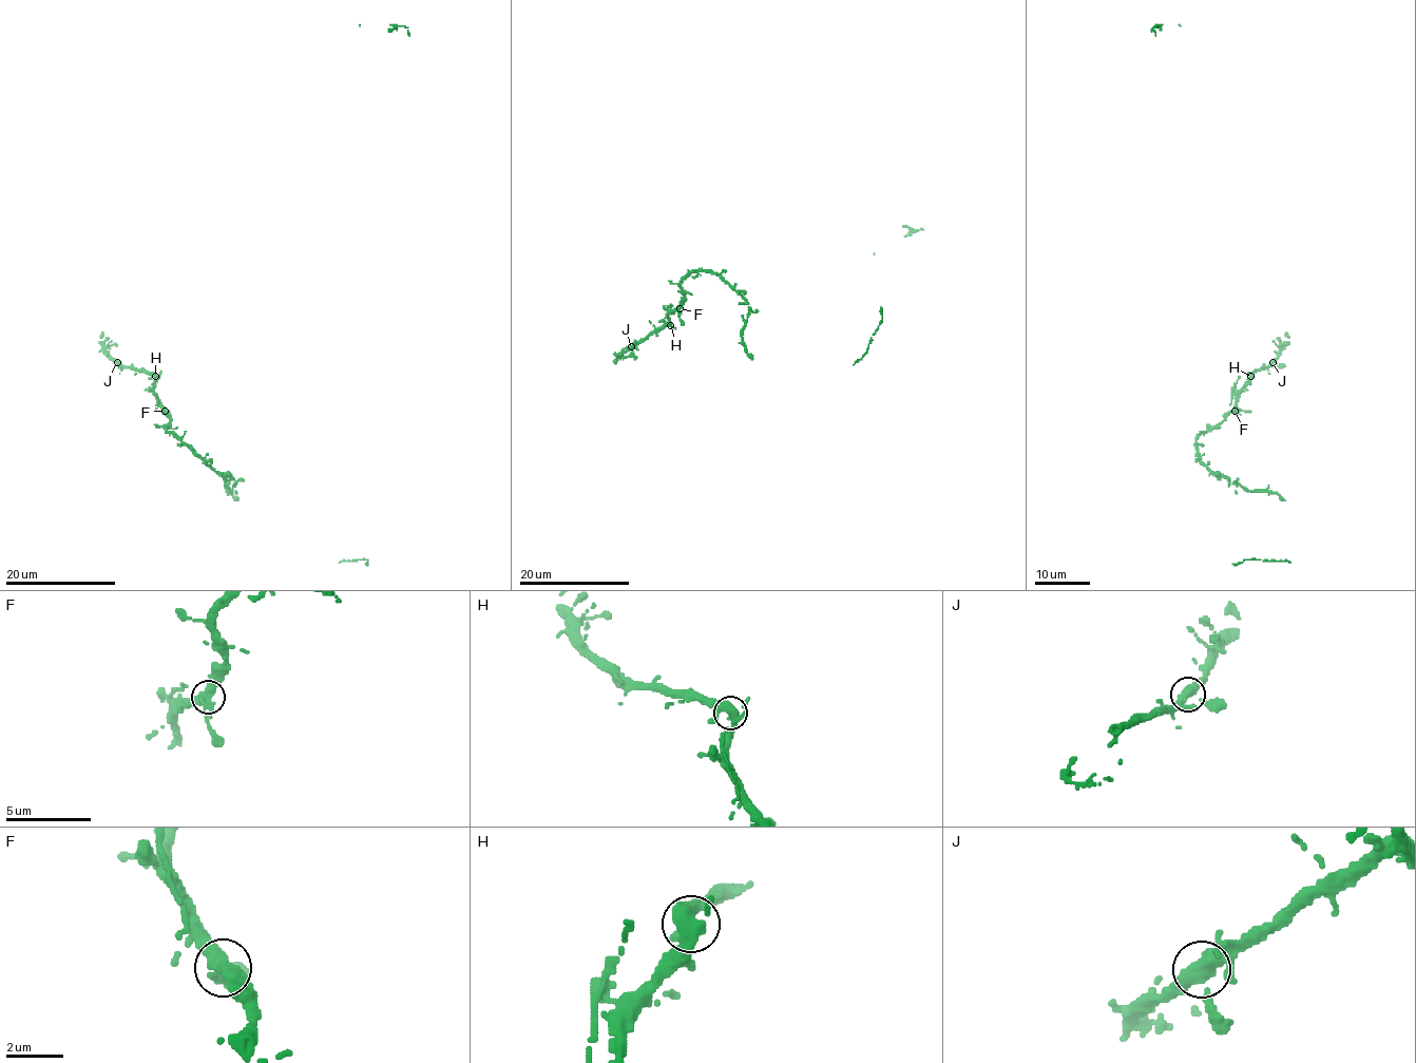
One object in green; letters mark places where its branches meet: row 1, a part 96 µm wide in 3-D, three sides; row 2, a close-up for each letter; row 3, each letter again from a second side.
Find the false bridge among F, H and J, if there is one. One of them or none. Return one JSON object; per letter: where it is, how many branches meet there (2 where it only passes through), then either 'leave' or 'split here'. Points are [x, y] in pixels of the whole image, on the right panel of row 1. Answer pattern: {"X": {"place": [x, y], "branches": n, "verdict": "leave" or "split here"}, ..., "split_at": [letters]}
{"F": {"place": [1235, 411], "branches": 4, "verdict": "leave"}, "H": {"place": [1250, 376], "branches": 4, "verdict": "leave"}, "J": {"place": [1273, 362], "branches": 3, "verdict": "leave"}, "split_at": []}

